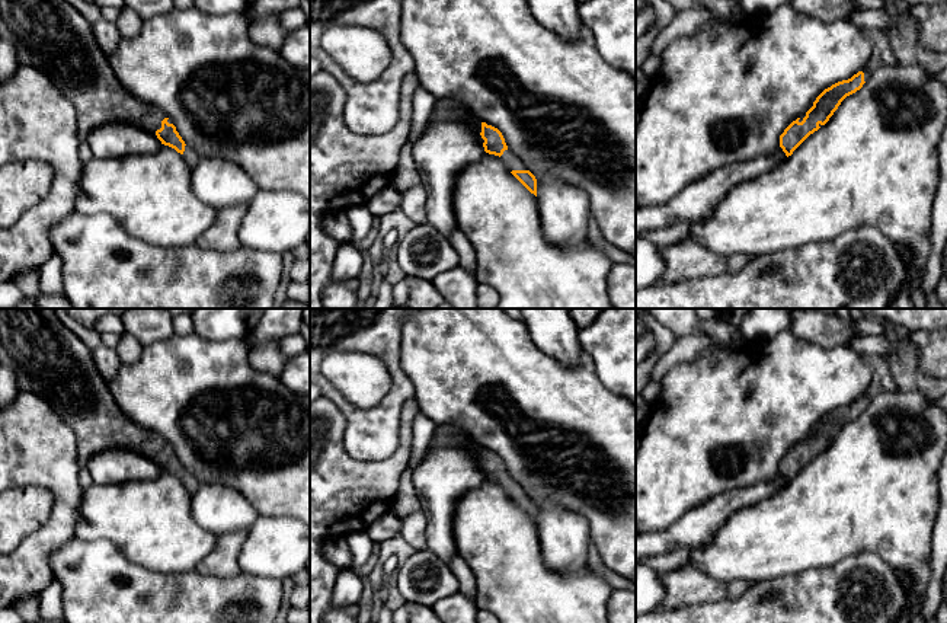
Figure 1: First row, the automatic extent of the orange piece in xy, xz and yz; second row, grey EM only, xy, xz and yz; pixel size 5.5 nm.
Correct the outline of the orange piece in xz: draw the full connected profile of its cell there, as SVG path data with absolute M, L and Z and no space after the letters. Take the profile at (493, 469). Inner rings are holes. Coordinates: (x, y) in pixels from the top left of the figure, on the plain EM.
M473 445L470 451L474 454L479 461L479 467L483 470L484 477L489 480L499 482L505 492L511 496L511 499L531 518L537 523L537 505L535 502L525 493L525 491L508 475L502 459L482 448L479 445Z

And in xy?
M0 309L0 364L15 371L22 392L45 399L73 428L80 467L103 450L132 450L180 479L191 496L199 488L164 438L134 424L119 409L95 365L93 351L57 317L54 309Z

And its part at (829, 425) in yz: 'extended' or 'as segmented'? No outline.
extended

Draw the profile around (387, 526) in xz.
M391 512L383 514L377 521L374 521L365 531L374 543L381 543L388 540L401 530L401 520L399 520Z

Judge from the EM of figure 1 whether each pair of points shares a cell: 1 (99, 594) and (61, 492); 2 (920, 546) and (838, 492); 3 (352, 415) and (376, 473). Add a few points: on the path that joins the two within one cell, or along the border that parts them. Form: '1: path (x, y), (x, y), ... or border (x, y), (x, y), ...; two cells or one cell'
1: border (74, 534), (48, 556); two cells
2: path (899, 527), (867, 495), (858, 495); one cell
3: border (342, 441), (360, 460), (384, 460), (399, 446); two cells

